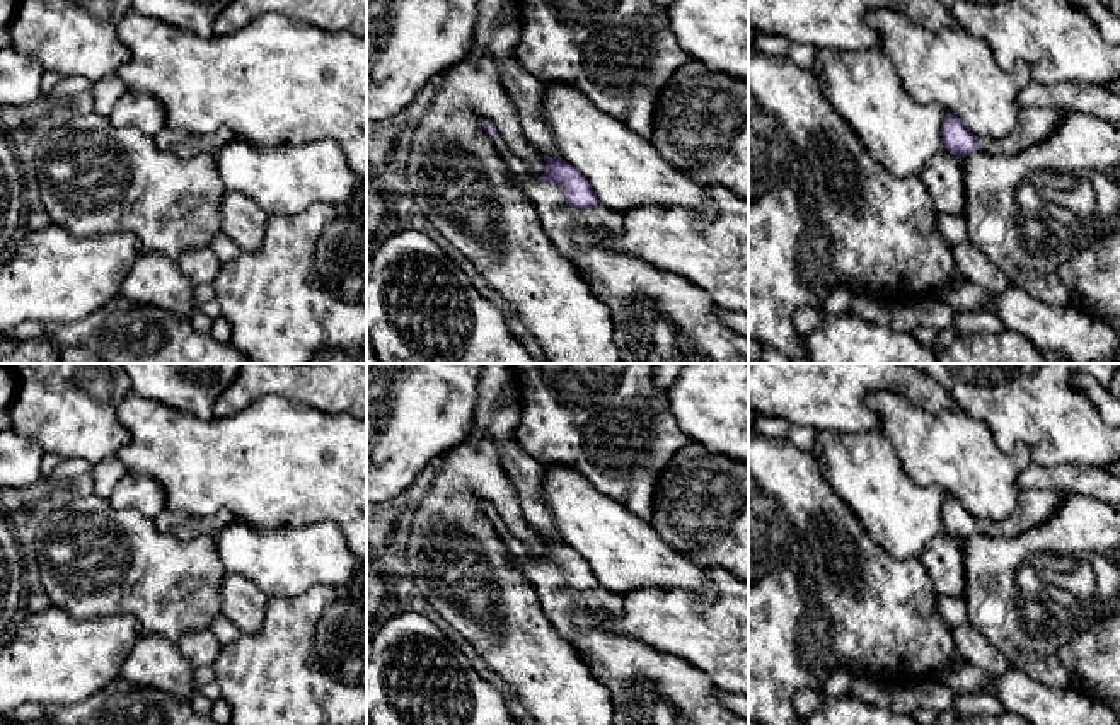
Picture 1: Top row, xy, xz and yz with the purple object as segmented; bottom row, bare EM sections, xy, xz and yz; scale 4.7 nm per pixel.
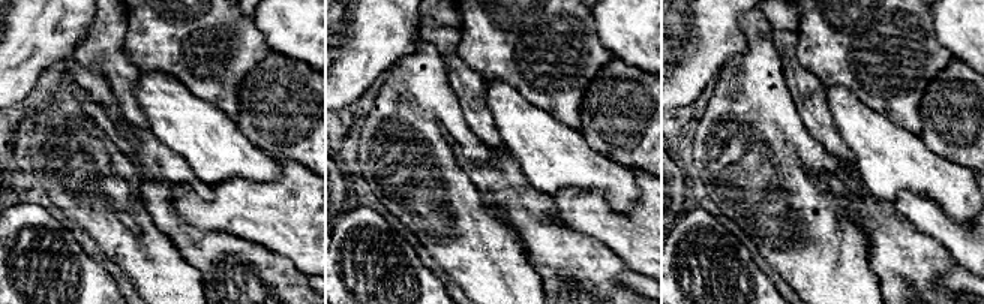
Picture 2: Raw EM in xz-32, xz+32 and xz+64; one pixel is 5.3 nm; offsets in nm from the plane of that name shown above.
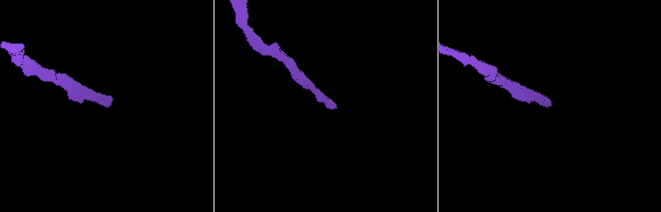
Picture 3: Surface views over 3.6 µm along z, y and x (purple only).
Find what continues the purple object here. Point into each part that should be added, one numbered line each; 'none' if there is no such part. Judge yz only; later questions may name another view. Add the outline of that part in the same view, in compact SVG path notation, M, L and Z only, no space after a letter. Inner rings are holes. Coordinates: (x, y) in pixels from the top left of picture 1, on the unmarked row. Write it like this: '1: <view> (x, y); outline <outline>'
1: yz (1035, 507); outline M1023 490L1011 517L1004 520L977 519L977 534L1014 537L1028 529L1043 525L1065 496L1065 493L1054 490Z

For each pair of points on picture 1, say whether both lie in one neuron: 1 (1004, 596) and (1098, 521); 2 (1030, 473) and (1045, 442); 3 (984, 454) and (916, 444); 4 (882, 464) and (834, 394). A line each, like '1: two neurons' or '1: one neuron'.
1: one neuron
2: two neurons
3: one neuron
4: two neurons

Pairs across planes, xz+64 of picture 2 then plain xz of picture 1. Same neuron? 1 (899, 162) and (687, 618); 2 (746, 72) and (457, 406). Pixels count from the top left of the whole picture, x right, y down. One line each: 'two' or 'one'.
1: two
2: two

